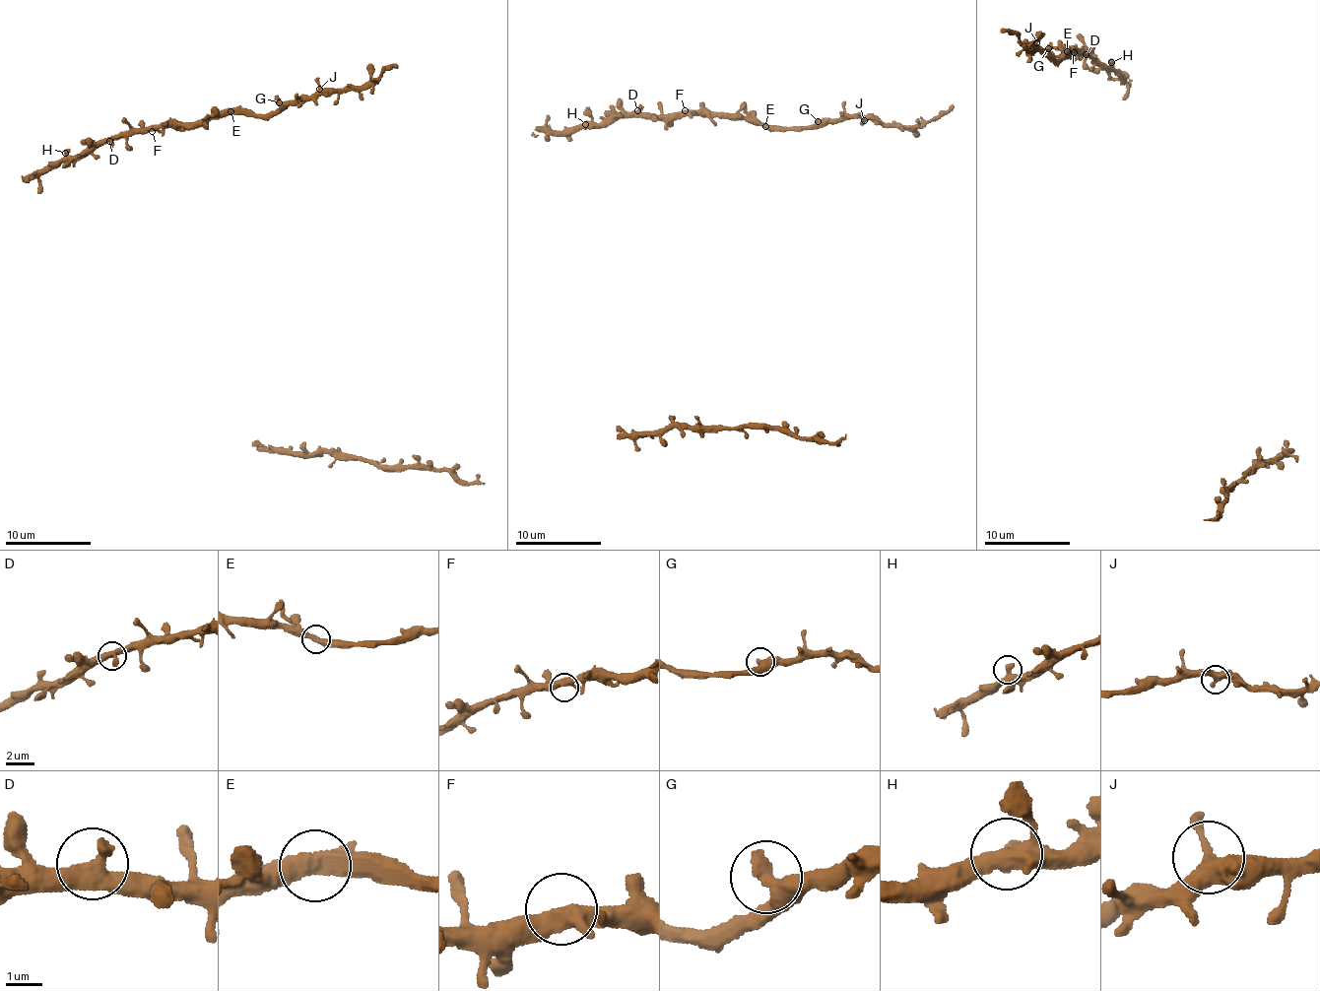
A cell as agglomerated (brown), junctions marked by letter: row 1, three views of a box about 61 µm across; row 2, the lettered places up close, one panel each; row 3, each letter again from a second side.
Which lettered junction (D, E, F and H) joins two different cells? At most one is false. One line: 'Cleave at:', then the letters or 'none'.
Cleave at: none

